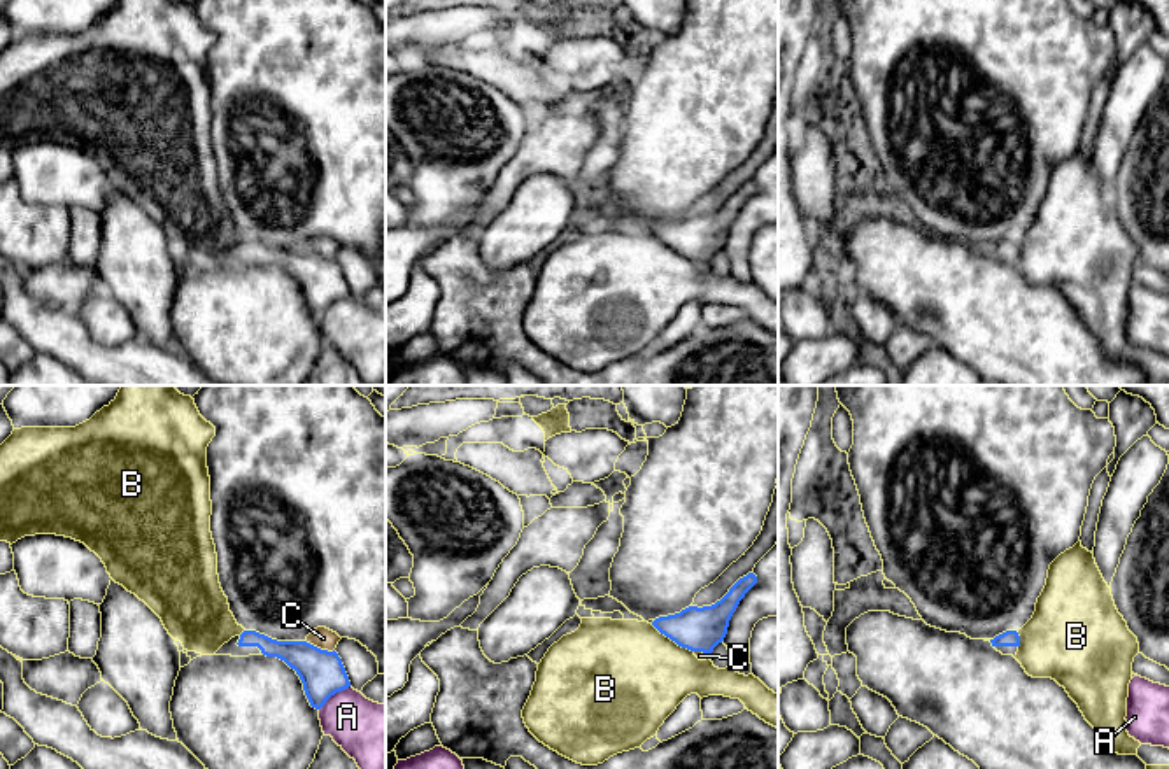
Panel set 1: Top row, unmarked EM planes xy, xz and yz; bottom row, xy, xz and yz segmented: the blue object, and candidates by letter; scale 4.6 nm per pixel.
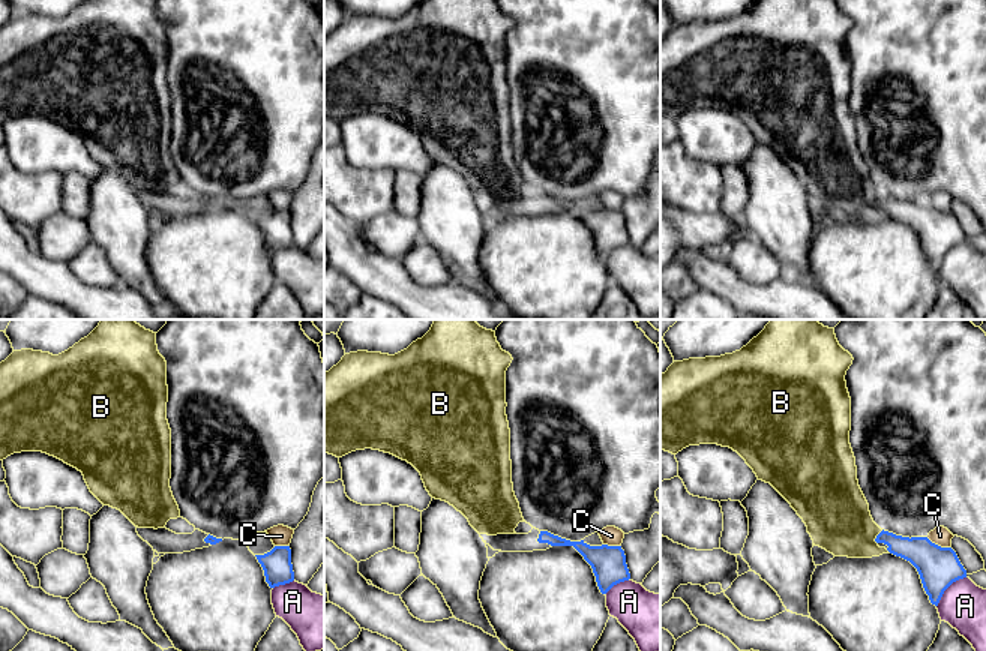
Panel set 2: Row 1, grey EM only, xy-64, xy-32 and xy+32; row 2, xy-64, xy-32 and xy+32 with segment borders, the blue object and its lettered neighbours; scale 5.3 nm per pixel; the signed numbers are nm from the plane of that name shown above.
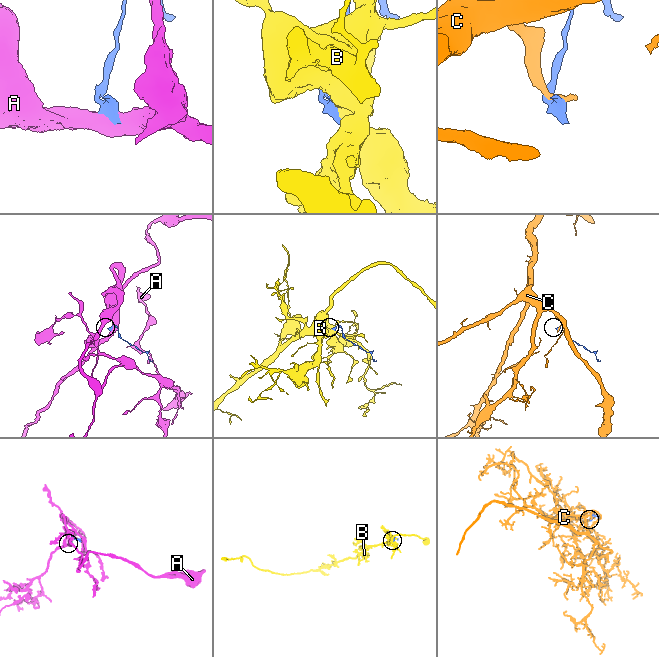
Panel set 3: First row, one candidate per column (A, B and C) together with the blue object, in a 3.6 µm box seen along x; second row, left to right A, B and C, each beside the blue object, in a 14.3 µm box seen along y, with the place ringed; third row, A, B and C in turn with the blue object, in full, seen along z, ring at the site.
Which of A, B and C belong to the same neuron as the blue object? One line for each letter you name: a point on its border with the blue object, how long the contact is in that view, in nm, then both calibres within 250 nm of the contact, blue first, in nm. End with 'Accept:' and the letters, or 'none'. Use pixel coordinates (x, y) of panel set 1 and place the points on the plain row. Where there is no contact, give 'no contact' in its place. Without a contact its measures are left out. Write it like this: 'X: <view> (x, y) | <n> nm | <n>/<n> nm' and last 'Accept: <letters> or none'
Accept: none

